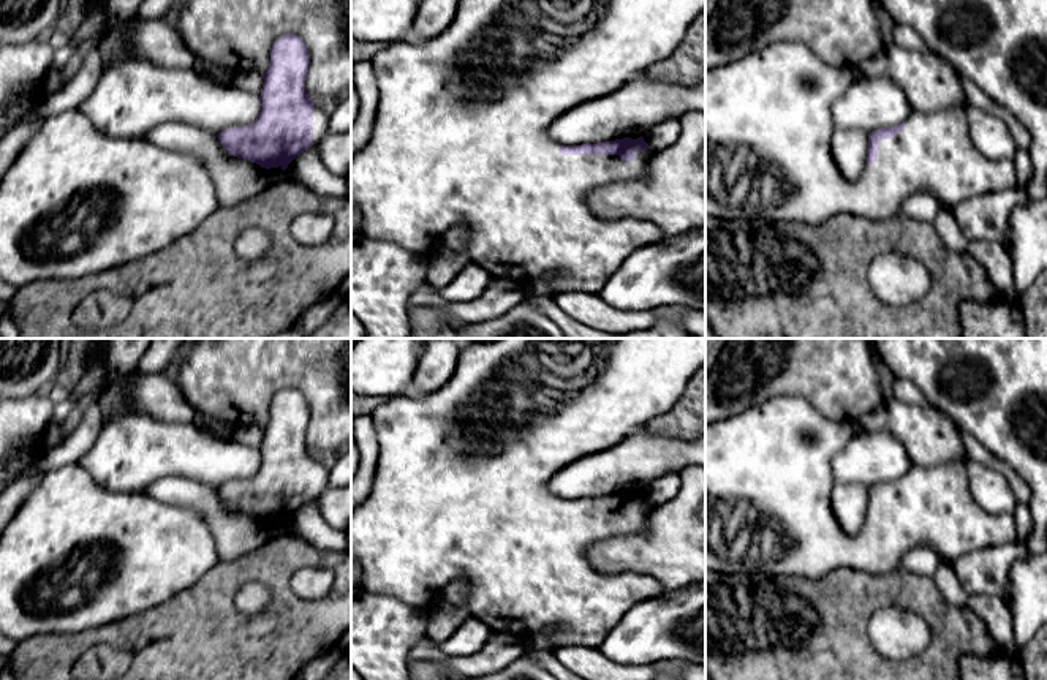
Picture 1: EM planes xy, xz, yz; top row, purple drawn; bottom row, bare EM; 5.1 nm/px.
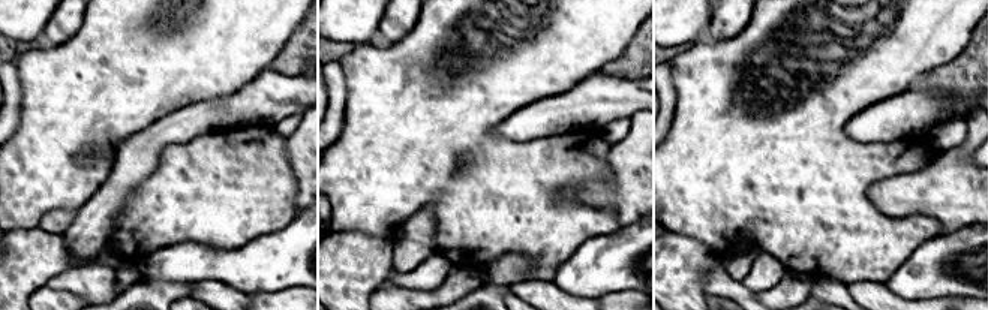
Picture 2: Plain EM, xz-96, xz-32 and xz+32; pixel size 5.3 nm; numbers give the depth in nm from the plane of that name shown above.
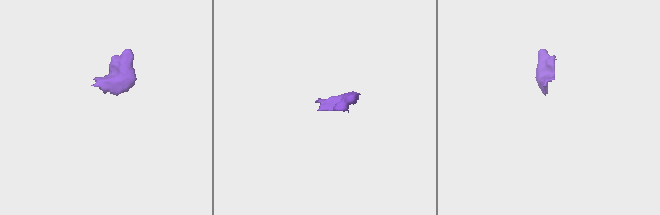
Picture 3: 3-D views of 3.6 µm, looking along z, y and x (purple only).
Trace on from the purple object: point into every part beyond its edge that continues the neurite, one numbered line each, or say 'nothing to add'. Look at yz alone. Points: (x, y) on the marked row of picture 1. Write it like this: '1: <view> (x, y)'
1: yz (767, 116)

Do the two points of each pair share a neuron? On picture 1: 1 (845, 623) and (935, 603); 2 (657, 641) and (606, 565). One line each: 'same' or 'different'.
1: same
2: different

